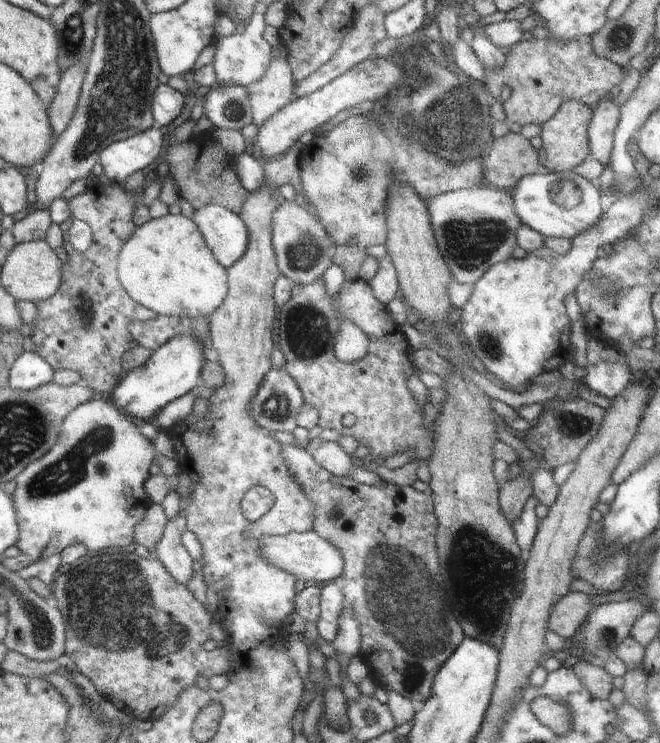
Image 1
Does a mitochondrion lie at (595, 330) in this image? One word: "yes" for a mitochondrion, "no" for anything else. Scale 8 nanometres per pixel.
no

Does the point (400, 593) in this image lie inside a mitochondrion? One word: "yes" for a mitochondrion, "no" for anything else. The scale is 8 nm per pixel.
yes

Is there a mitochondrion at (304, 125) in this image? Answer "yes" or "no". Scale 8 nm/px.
no

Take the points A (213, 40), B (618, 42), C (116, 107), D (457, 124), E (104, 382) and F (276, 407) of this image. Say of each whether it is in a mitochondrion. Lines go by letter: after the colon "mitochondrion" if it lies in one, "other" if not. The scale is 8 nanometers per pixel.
A: other
B: mitochondrion
C: mitochondrion
D: mitochondrion
E: other
F: mitochondrion

